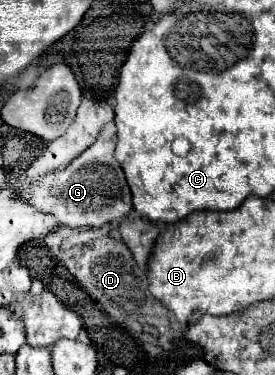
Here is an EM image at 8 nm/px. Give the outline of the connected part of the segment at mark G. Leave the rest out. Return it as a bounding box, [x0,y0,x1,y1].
[20,123,132,227]

